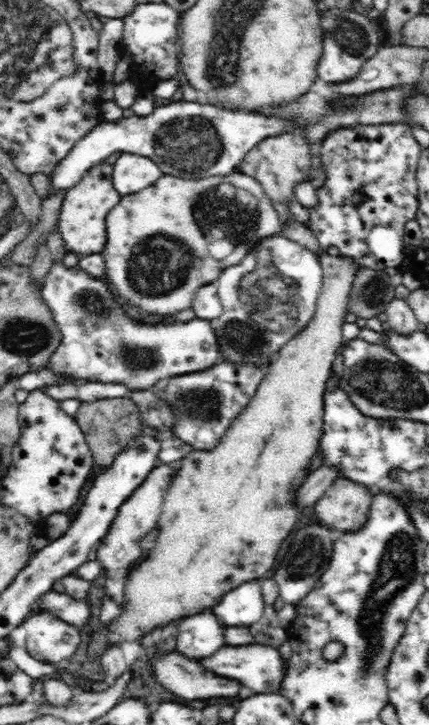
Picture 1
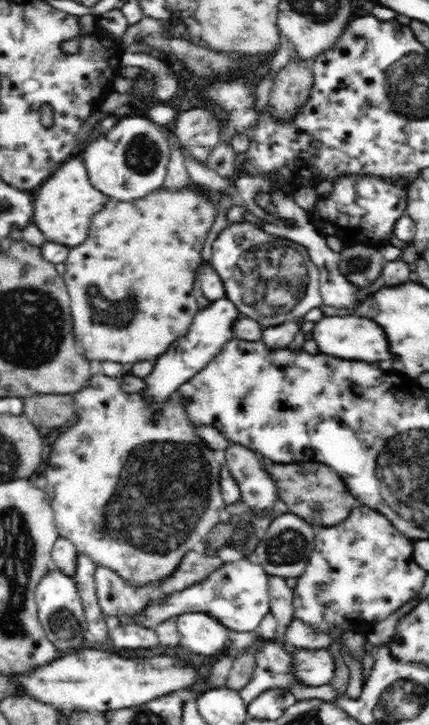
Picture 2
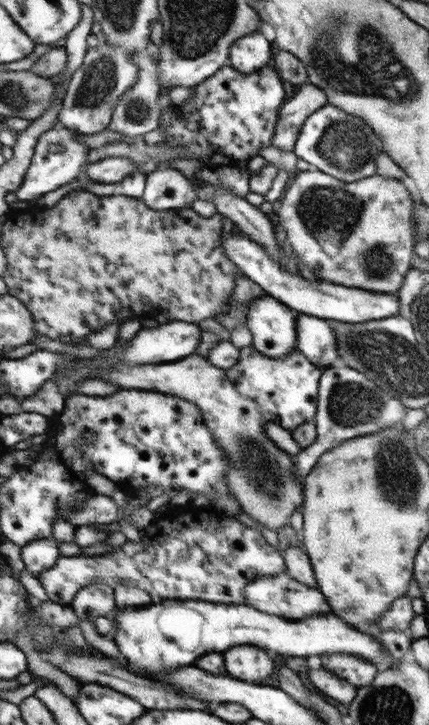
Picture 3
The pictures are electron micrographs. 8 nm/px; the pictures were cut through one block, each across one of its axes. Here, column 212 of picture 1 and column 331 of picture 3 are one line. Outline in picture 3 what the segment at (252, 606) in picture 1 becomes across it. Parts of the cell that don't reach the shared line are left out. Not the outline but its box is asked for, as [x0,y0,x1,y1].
[245,572,332,620]

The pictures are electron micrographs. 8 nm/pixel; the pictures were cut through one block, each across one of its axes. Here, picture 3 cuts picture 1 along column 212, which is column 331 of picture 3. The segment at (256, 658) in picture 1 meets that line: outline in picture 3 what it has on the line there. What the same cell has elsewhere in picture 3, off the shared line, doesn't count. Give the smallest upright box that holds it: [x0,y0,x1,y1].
[322,654,379,687]

